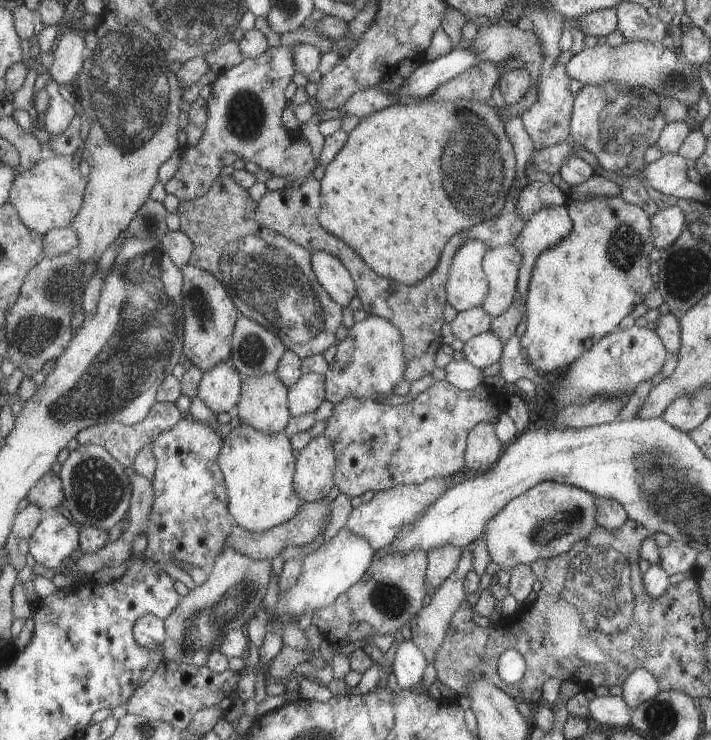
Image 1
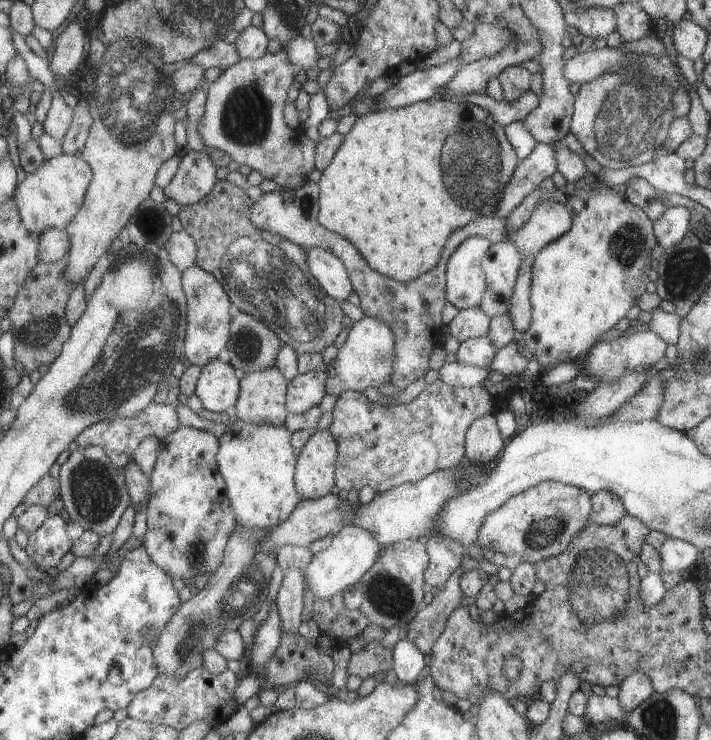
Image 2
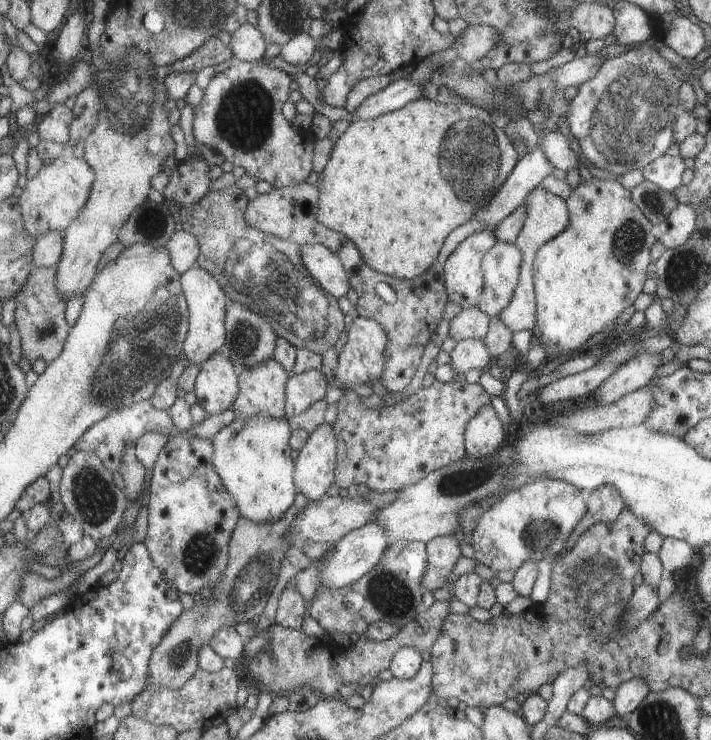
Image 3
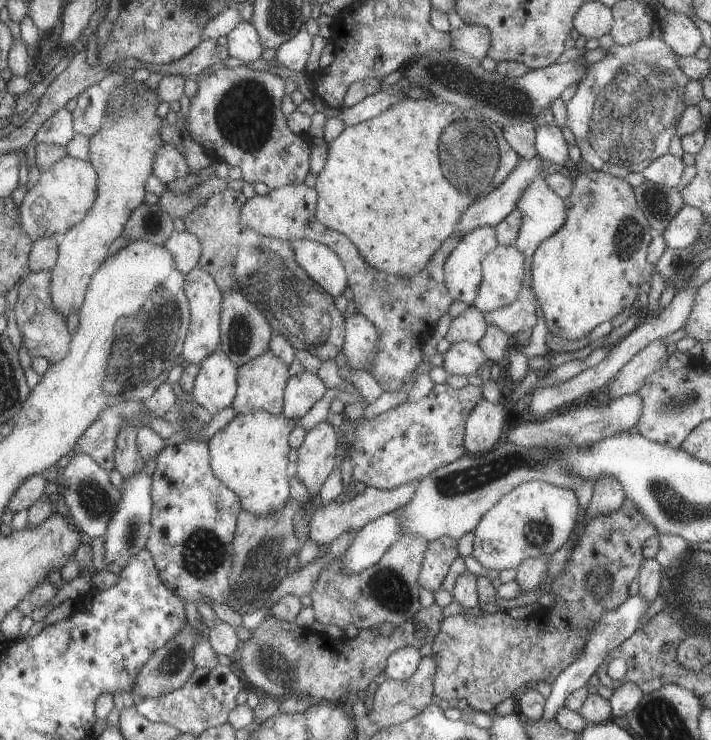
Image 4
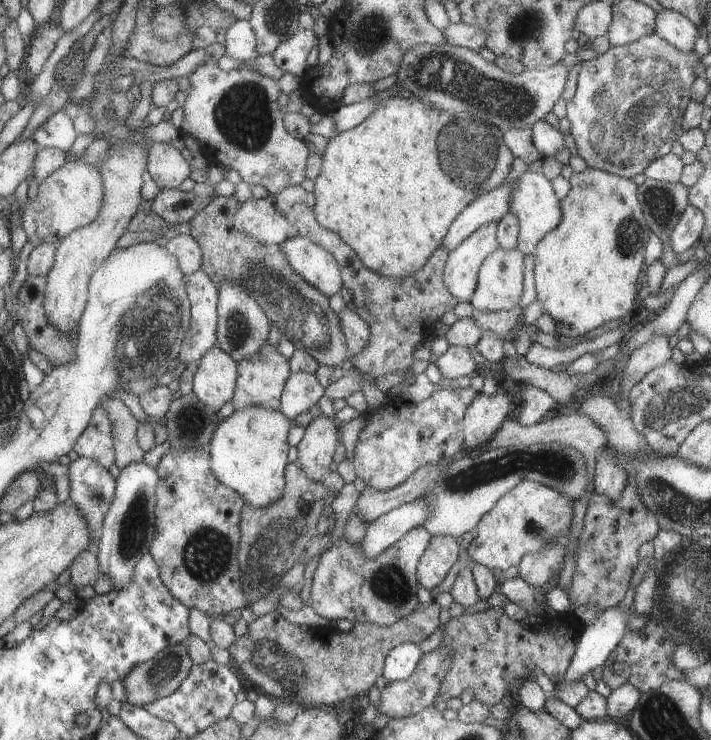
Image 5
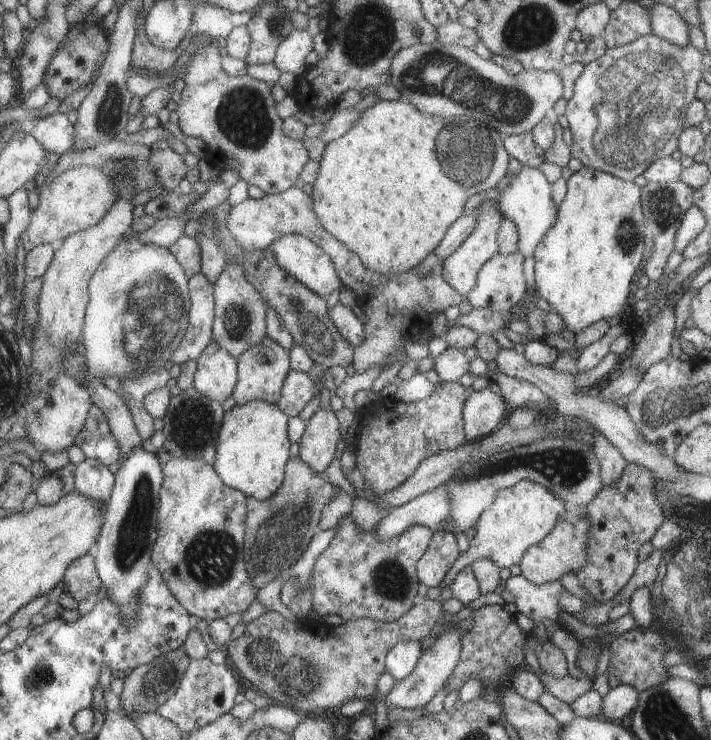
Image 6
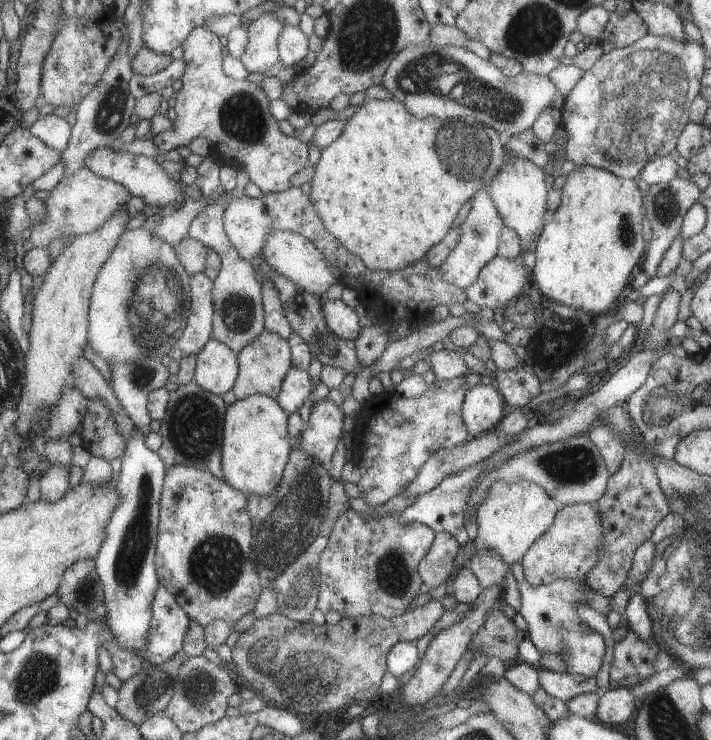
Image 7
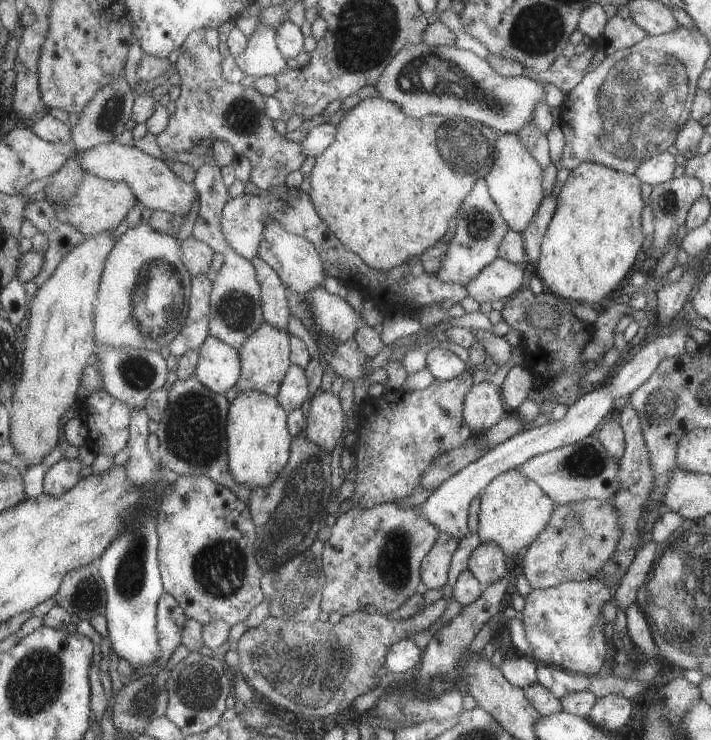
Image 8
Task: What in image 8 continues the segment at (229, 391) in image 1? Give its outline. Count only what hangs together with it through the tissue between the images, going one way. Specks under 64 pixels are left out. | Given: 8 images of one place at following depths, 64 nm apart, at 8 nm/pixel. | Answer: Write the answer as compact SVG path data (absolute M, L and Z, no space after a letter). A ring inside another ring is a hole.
M209 335L197 350L193 376L207 391L222 395L236 384L240 356L231 345Z

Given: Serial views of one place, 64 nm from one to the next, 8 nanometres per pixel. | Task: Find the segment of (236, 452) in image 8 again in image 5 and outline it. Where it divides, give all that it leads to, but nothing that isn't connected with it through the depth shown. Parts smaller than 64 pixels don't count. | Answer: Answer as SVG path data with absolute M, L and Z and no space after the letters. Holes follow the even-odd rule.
M259 406L246 407L241 411L234 411L231 416L227 416L227 418L225 418L216 426L216 430L213 432L210 442L208 443L207 452L210 457L209 461L211 462L211 472L213 473L213 476L215 476L216 480L219 481L220 484L223 484L228 489L232 489L235 493L239 493L240 496L243 498L244 503L247 504L249 507L252 507L253 509L259 509L270 506L272 503L275 503L277 500L280 500L284 496L284 472L287 470L287 453L290 448L288 446L289 428L292 428L294 426L294 422L295 424L303 426L305 428L311 422L311 420L312 418L309 412L297 415L296 418L293 420L285 417L284 414L280 411L265 409Z

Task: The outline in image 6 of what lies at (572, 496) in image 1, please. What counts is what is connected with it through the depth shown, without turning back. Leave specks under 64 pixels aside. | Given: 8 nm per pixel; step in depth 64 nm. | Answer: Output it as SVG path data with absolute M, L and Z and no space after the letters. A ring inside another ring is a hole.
M521 480L513 486L499 490L496 498L476 521L475 536L468 540L468 548L458 558L449 576L445 576L445 584L439 584L442 589L450 587L455 576L474 561L489 560L501 568L509 568L522 560L524 553L531 545L538 544L555 526L555 522L564 516L567 505L555 497L549 490L529 480Z

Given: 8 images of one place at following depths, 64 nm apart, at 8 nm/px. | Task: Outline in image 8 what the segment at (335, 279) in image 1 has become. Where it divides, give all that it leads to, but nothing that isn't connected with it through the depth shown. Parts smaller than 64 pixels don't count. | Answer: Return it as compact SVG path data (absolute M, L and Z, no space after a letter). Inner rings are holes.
M269 221L264 227L264 239L260 243L258 258L277 274L285 287L301 295L321 287L328 278L325 265L312 242L290 234L279 221Z

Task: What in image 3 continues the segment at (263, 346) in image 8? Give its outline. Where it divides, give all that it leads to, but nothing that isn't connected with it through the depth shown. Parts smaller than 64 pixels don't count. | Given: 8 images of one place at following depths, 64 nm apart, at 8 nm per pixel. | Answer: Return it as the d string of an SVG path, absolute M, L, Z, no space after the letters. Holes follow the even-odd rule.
M272 359L242 369L240 395L231 407L235 420L243 422L247 417L255 416L267 416L276 420L286 418L284 389L288 378L288 372Z

